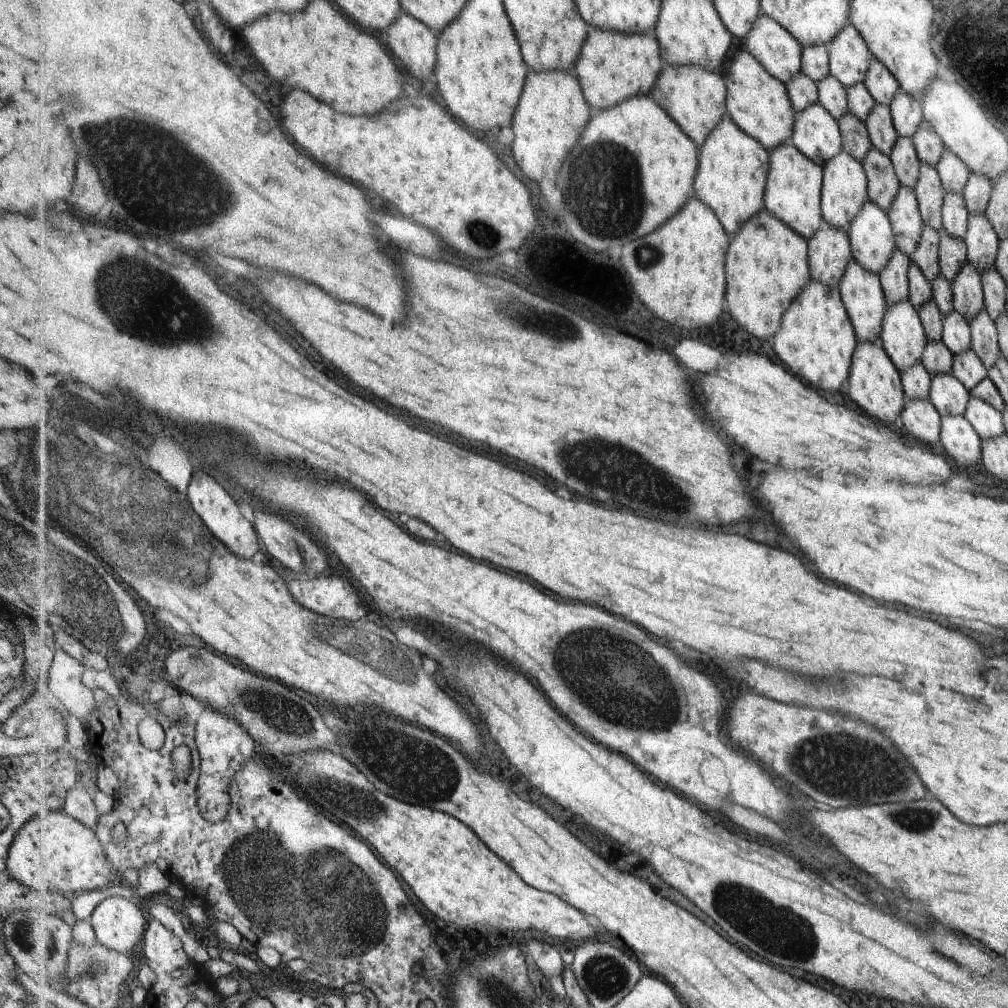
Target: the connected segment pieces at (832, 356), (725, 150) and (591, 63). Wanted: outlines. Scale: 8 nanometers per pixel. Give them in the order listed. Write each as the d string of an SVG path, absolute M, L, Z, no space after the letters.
M812 279L785 313L780 331L773 337L775 353L783 364L801 376L807 384L815 384L827 392L839 392L851 376L858 344L840 289Z
M725 116L702 144L694 182L694 196L708 204L723 220L729 236L737 236L745 223L766 210L765 195L770 173L770 153L746 133L731 116Z
M591 25L589 26L588 39L584 42L584 47L573 72L580 80L587 100L592 105L594 112L598 112L616 107L632 98L649 96L665 67L666 65L662 60L660 41L657 40L654 33L627 34L605 31Z

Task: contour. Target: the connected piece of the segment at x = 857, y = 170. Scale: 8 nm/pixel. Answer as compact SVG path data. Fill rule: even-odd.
M843 150L823 168L822 213L825 223L847 231L857 215L863 210L864 205L870 200L868 176L864 164L851 153Z

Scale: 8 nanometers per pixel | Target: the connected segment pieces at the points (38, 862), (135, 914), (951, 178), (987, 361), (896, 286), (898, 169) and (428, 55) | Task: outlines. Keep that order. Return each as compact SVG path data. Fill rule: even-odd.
M60 806L51 814L33 815L21 826L9 845L6 869L27 888L65 891L70 895L106 888L118 875L96 830L74 819Z
M113 895L97 906L93 911L91 921L99 943L108 949L130 954L133 946L144 940L149 919L150 917L146 914L145 908L136 900L121 895Z
M945 149L934 166L939 173L940 183L947 193L962 196L962 190L970 173L968 168L951 151Z
M981 309L969 320L968 327L970 330L969 349L980 357L988 370L997 359L1001 358L995 322L984 309Z
M896 248L888 263L881 269L881 288L887 308L908 301L908 266L910 260Z
M898 136L889 153L889 157L899 184L909 190L913 190L917 182L921 162L918 160L913 148L912 138Z
M405 12L385 32L390 51L413 76L436 77L439 34Z

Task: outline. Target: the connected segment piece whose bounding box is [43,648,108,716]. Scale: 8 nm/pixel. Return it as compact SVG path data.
M57 648L52 671L50 674L49 684L43 684L49 690L49 699L54 715L71 714L71 715L86 715L92 706L103 708L108 694L102 689L90 690L81 682L81 674L83 674L85 666L82 661L76 659L72 654L69 654L63 648Z

